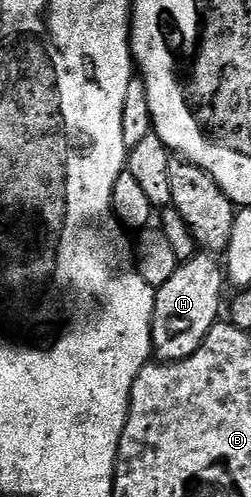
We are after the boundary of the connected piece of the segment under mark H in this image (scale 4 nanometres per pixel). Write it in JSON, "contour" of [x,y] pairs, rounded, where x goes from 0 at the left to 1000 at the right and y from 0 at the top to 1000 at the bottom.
{"contour":[[[793,507],[765,523],[713,531],[701,549],[673,559],[669,571],[625,577],[614,594],[606,704],[645,728],[713,728],[737,720],[761,720],[805,698],[829,668],[876,640],[869,622],[884,616],[884,567],[892,575],[888,529],[833,507]]]}

